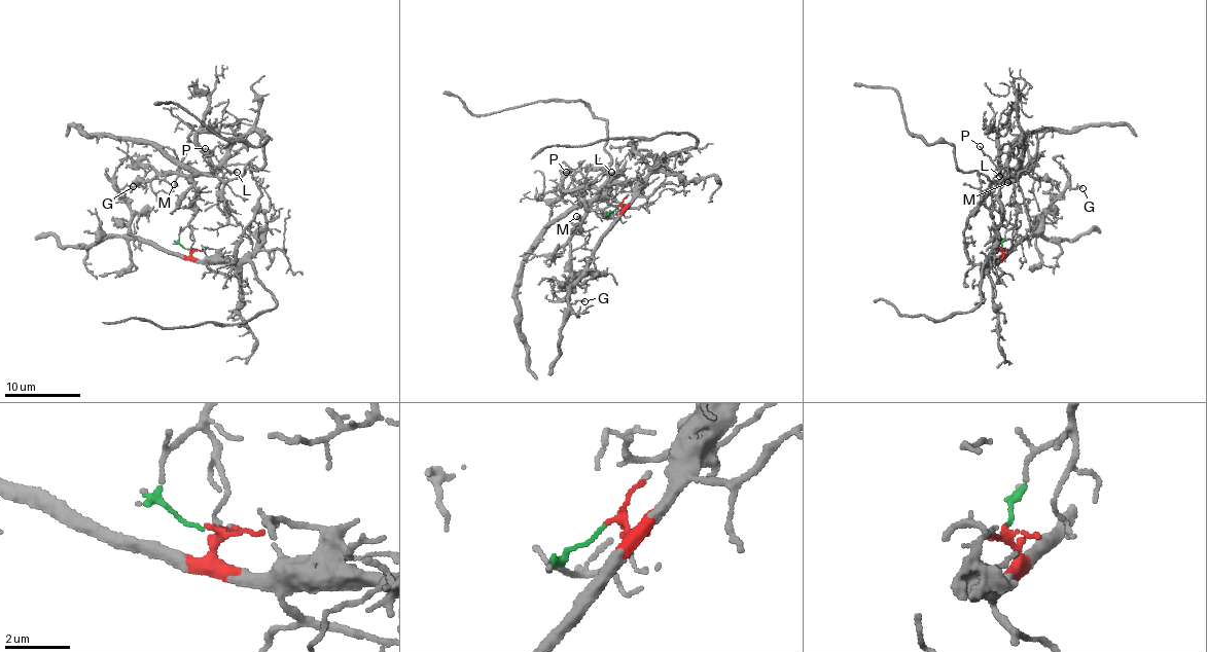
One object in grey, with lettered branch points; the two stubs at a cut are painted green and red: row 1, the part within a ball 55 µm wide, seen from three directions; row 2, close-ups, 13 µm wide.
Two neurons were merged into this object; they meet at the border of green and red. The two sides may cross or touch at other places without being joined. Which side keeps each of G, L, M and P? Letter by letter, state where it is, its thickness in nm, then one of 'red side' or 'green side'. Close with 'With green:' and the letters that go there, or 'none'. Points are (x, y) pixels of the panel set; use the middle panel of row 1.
G: at (584, 301); 100 nm thick; red side
L: at (611, 172); 80 nm thick; green side
M: at (576, 216); 140 nm thick; green side
P: at (566, 172); 90 nm thick; green side
With green: L, M, P

